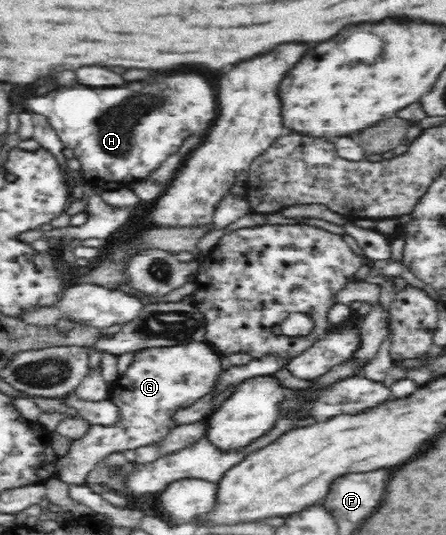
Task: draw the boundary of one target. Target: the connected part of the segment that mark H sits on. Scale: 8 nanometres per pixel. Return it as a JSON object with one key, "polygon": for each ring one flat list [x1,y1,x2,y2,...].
{"polygon":[[183,73,173,77,159,77,143,83,129,83,125,87,61,87,49,95,25,97,21,99,23,107,31,113,41,113,57,130,59,138,67,149,73,149,75,159,81,163,81,173,87,185,99,187,102,191,123,189,129,183,137,183,153,173,171,153,175,153,183,139,195,131,205,131,215,119,215,93,207,81,197,73]]}

